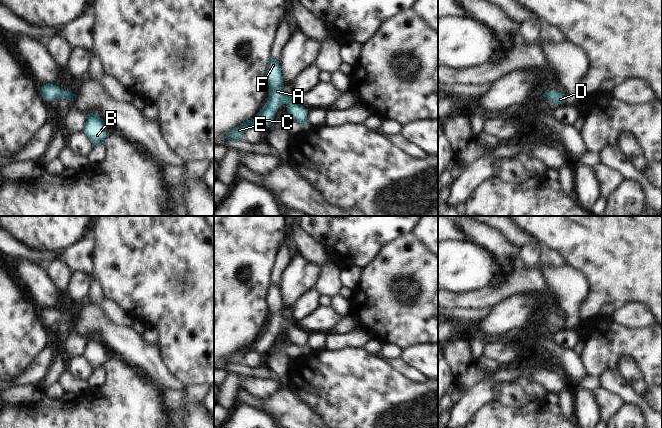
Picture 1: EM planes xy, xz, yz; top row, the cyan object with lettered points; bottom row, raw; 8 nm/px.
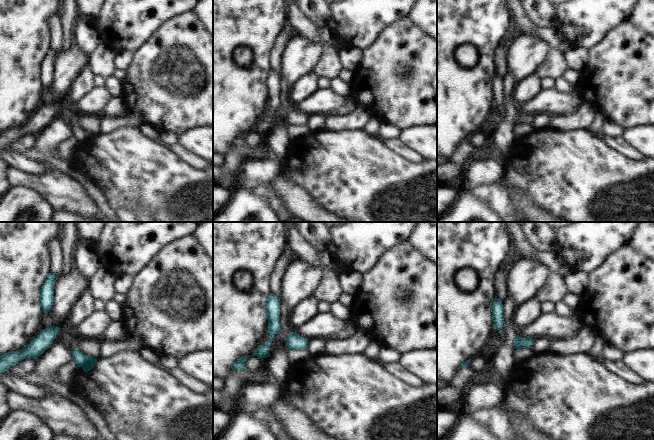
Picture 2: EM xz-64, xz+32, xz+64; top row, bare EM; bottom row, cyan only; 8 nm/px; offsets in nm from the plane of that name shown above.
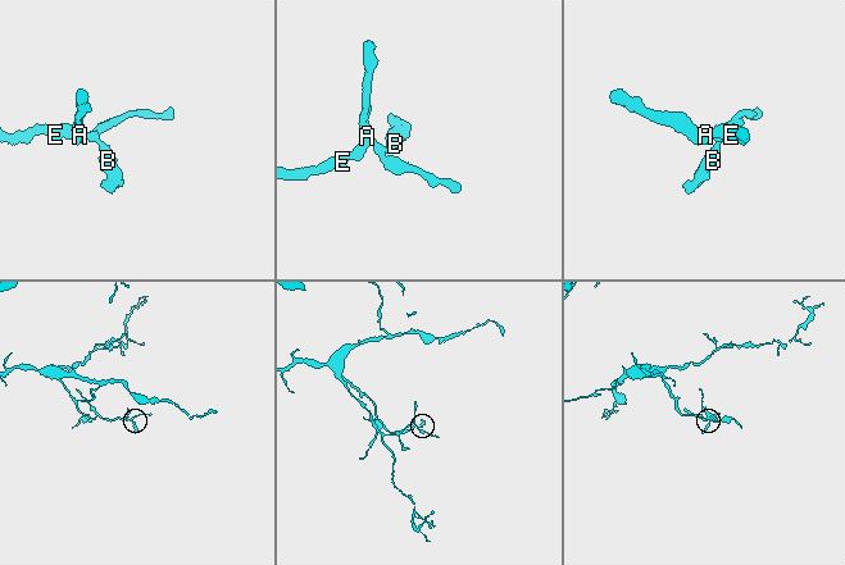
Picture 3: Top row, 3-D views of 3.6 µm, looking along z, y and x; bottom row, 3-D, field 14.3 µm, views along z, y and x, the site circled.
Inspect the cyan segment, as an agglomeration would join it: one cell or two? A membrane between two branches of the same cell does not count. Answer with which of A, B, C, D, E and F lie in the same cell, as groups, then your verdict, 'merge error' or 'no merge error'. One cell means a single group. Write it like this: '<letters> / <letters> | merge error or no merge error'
A B C D E F | no merge error

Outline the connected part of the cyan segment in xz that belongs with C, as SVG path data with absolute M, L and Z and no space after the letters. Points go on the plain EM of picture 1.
M272 281L268 285L265 295L265 303L269 311L269 320L262 334L254 343L247 344L241 349L236 350L225 363L243 364L244 357L251 351L266 355L273 347L275 338L279 331L283 328L287 329L287 337L291 344L307 349L308 334L299 326L294 325L290 319L286 319L283 315L283 300L279 290L279 286Z

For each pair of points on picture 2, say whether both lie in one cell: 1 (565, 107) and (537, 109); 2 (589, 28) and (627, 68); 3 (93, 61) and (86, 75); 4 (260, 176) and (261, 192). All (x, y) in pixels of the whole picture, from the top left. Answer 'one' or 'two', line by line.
1: one
2: two
3: two
4: two

